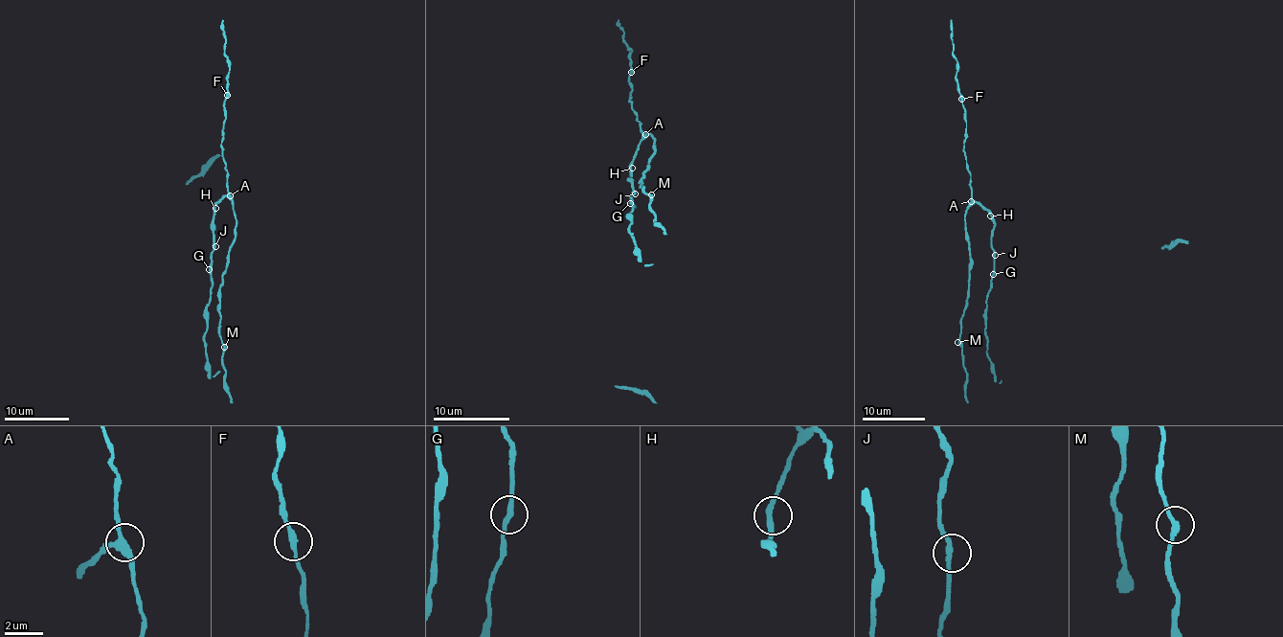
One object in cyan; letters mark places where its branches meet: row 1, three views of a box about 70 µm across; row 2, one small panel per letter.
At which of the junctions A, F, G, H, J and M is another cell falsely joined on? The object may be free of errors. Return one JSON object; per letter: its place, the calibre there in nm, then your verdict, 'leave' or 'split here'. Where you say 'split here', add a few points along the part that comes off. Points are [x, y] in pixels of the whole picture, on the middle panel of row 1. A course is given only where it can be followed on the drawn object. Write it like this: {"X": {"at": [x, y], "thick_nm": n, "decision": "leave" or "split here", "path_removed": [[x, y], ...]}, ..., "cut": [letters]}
{"A": {"at": [645, 134], "thick_nm": 340, "decision": "leave"}, "F": {"at": [631, 72], "thick_nm": 280, "decision": "leave"}, "G": {"at": [630, 203], "thick_nm": 280, "decision": "leave"}, "H": {"at": [632, 168], "thick_nm": 300, "decision": "leave"}, "J": {"at": [635, 193], "thick_nm": 280, "decision": "leave"}, "M": {"at": [651, 194], "thick_nm": 320, "decision": "leave"}, "cut": []}

